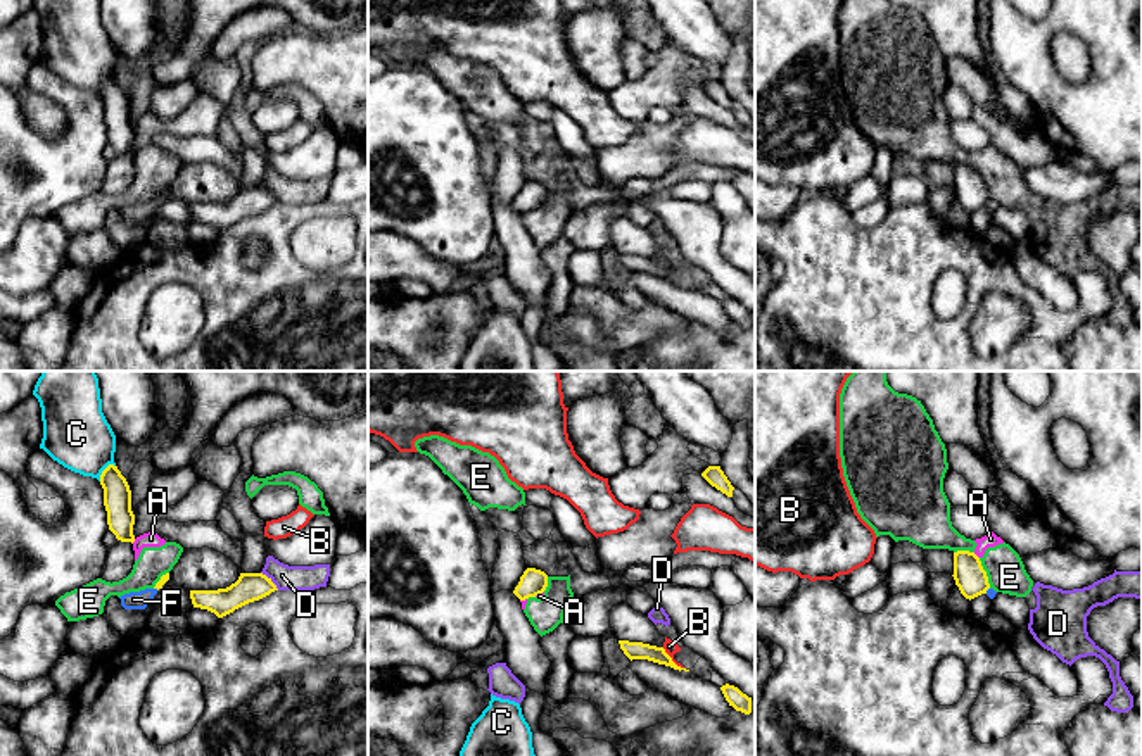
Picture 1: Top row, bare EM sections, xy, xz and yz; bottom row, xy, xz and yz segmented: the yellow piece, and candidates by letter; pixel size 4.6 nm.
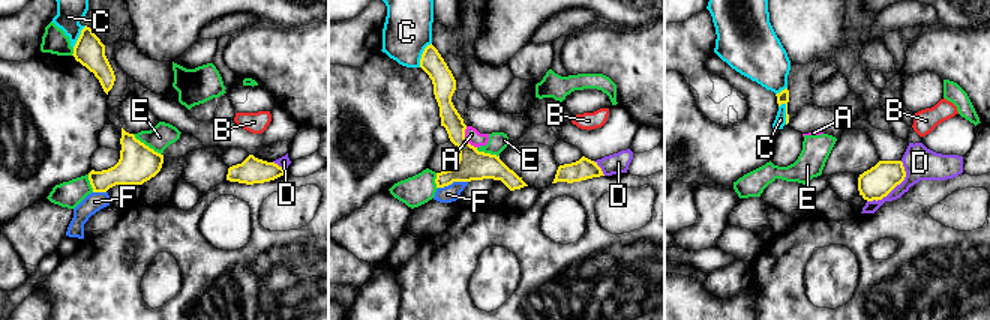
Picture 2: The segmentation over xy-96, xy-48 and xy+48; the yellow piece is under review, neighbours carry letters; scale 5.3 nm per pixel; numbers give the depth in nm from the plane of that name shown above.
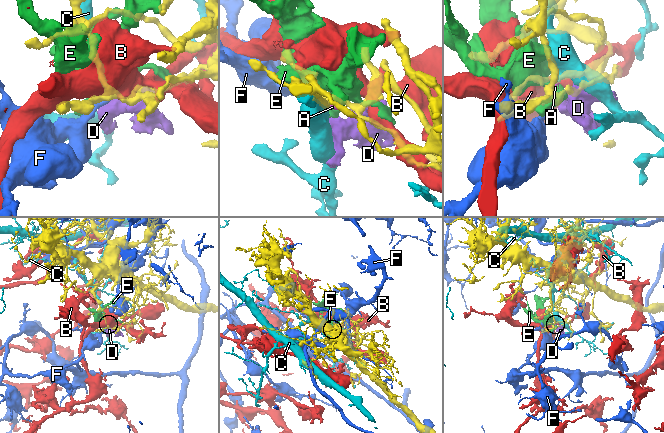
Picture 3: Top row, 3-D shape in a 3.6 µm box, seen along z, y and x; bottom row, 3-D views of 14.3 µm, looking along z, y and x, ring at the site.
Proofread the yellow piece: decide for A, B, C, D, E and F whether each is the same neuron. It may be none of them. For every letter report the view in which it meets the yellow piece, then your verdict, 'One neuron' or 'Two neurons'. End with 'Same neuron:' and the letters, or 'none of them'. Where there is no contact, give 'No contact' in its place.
A: Touches yellow in yz. Two neurons
B: Touches yellow in xz. Two neurons
C: Touches yellow in xy. Two neurons
D: Touches yellow in xy. Two neurons
E: Touches yellow in yz. Two neurons
F: Touches yellow in yz. Two neurons
Same neuron: none of them

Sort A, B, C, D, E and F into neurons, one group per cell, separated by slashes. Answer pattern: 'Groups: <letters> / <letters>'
Groups: A D E / B / C / F

